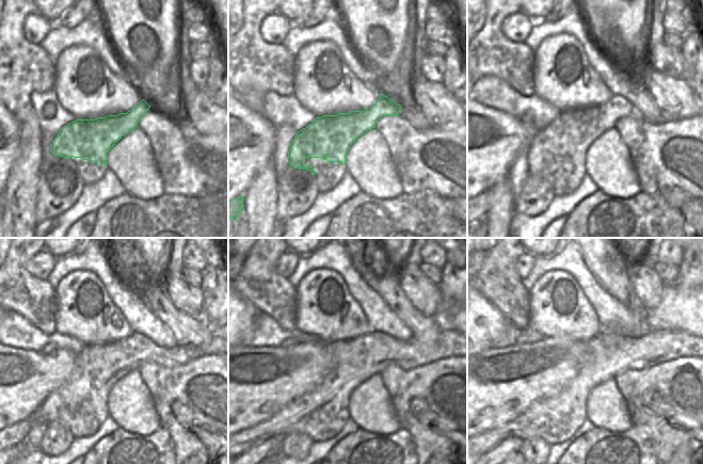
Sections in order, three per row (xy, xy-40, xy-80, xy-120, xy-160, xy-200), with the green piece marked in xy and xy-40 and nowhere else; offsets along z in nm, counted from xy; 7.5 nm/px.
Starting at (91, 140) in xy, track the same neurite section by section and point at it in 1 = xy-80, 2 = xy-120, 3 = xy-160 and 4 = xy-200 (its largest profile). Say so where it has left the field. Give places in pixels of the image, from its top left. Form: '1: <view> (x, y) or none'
1: xy-80 (571, 133)
2: xy-120 (97, 367)
3: xy-160 (353, 361)
4: xy-200 (611, 354)

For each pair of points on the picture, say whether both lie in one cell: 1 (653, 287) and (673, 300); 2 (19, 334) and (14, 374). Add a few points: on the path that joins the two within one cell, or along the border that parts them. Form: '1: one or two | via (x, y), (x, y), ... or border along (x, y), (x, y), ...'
1: two | border along (666, 284), (660, 301), (655, 306), (646, 309)
2: two | border along (11, 346), (32, 349), (42, 353)

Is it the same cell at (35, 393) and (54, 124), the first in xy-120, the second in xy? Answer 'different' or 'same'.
different

